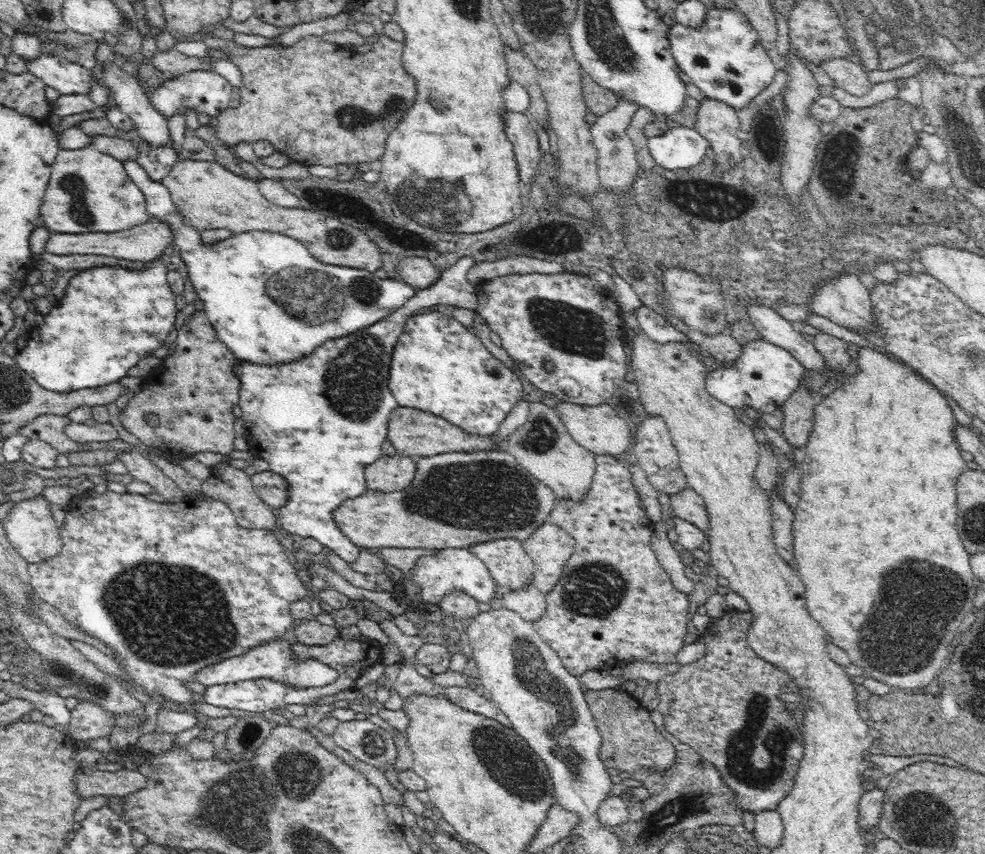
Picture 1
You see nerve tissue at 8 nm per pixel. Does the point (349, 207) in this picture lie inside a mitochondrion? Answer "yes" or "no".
yes

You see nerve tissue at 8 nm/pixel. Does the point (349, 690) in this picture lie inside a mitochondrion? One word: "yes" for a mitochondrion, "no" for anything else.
no

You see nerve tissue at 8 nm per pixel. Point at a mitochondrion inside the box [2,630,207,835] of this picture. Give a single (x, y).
(78, 674)

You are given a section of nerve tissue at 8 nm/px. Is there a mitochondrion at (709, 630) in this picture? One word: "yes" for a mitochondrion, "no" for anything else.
no

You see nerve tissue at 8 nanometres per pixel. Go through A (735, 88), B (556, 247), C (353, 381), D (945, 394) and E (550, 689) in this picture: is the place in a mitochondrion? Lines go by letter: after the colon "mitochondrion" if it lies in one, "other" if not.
A: other
B: mitochondrion
C: mitochondrion
D: other
E: mitochondrion

